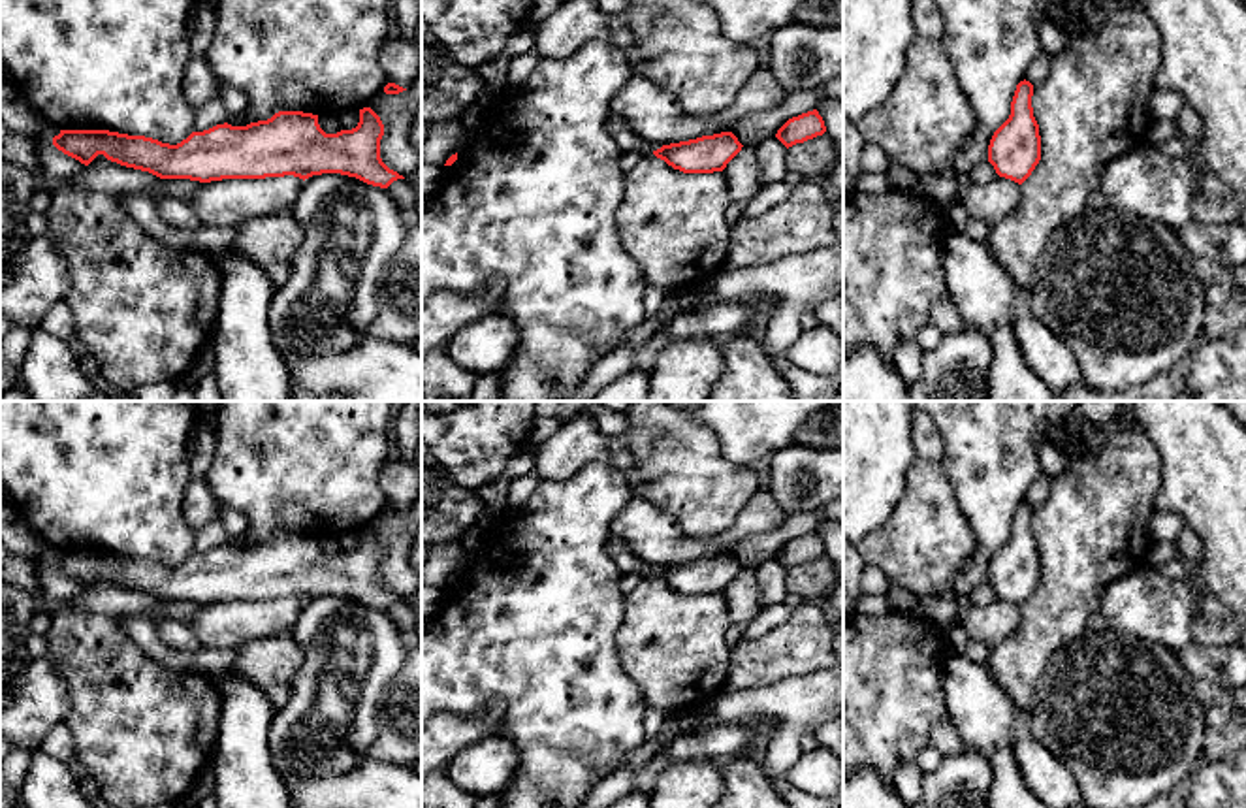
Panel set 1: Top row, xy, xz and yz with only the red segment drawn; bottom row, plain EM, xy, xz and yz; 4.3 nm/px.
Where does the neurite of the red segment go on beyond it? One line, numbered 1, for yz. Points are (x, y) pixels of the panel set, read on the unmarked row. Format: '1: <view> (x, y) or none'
1: none

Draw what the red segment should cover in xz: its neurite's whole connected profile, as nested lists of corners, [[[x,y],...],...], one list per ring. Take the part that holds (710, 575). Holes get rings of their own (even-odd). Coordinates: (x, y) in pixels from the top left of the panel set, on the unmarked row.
[[[721,554],[663,567],[653,576],[683,595],[713,595],[723,593],[742,569],[732,554]]]

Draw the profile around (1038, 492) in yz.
[[[1041,473],[1030,486],[1026,493],[1026,503],[1030,503],[1035,509],[1046,501],[1048,492],[1050,492],[1050,478],[1045,473]]]

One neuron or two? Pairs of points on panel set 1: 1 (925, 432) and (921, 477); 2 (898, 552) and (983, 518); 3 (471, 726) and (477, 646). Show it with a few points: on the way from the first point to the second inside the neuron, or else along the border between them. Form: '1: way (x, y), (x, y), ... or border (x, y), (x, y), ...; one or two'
1: border (919, 456), (940, 462); two
2: border (951, 483), (974, 537), (974, 552), (964, 567); two
3: border (505, 705), (495, 699), (473, 714), (441, 711); two

